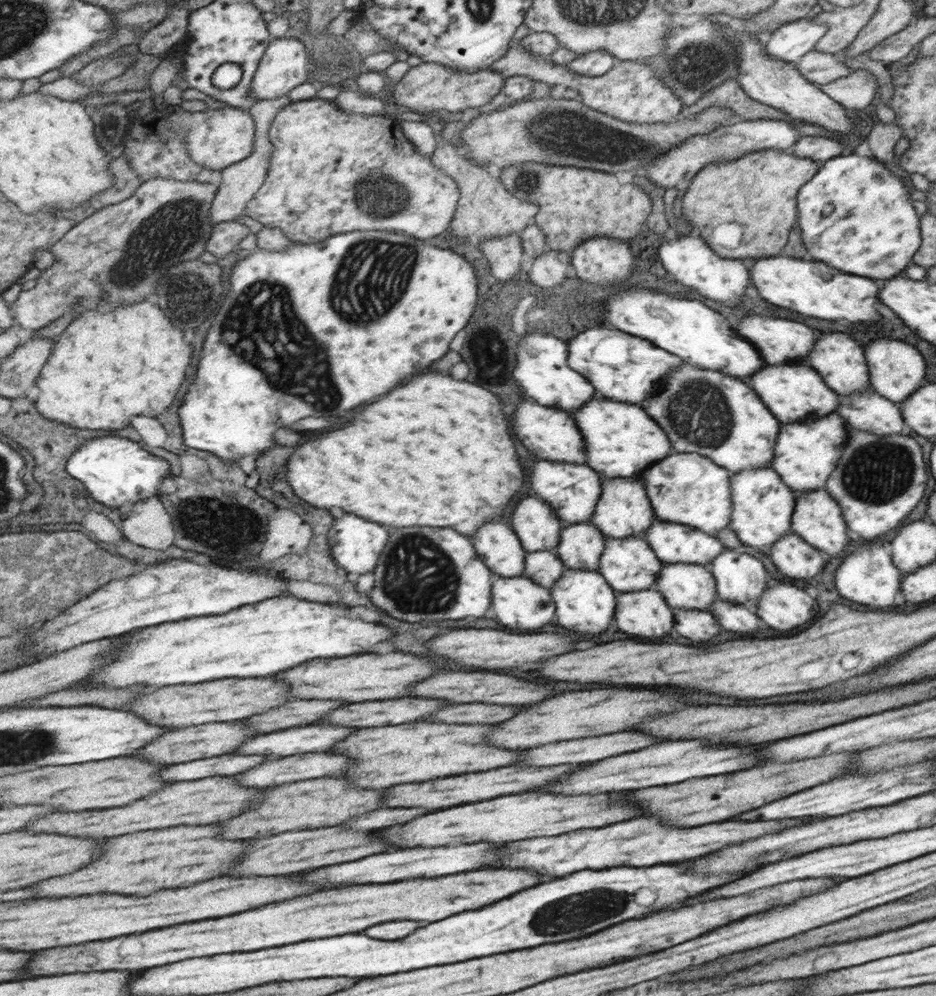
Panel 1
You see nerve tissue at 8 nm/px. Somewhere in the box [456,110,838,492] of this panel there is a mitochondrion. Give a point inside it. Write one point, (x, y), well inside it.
(590, 142)

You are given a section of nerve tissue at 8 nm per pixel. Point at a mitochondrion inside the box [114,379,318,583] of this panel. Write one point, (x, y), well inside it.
(230, 542)

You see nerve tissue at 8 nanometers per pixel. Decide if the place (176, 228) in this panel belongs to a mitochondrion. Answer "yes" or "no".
yes

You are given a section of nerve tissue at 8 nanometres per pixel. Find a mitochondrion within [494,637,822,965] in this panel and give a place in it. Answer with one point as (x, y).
(572, 914)

